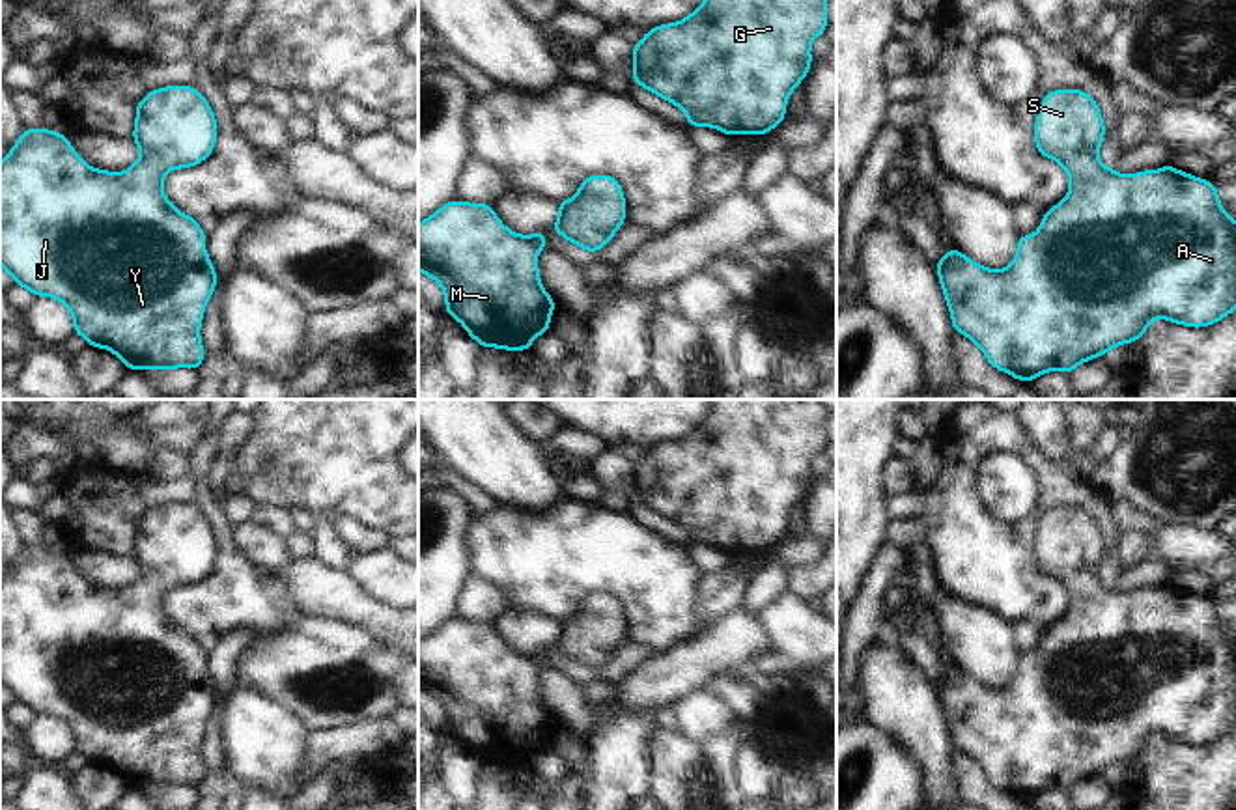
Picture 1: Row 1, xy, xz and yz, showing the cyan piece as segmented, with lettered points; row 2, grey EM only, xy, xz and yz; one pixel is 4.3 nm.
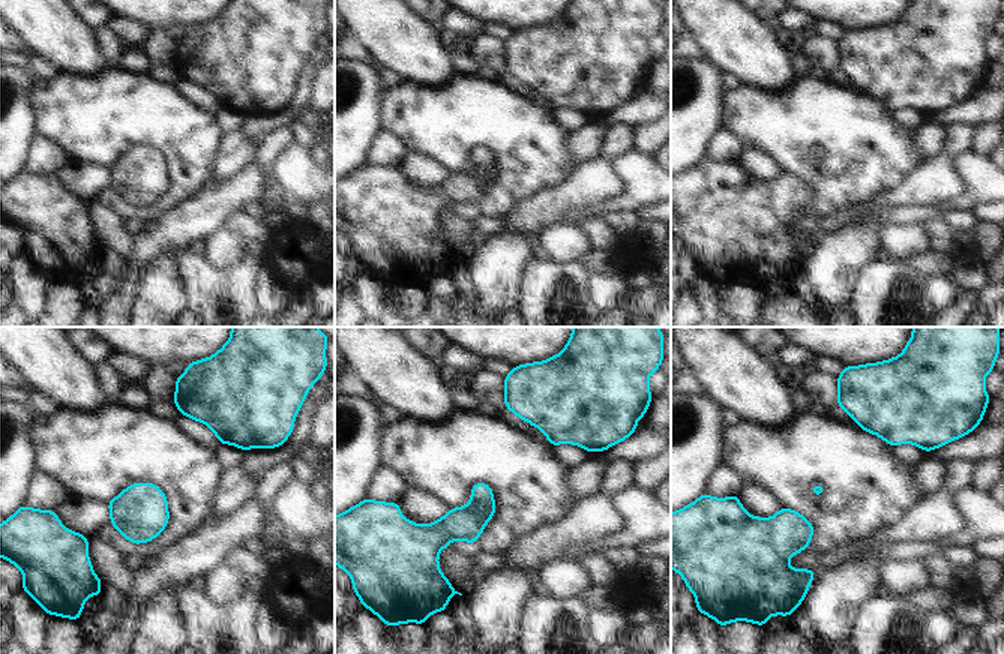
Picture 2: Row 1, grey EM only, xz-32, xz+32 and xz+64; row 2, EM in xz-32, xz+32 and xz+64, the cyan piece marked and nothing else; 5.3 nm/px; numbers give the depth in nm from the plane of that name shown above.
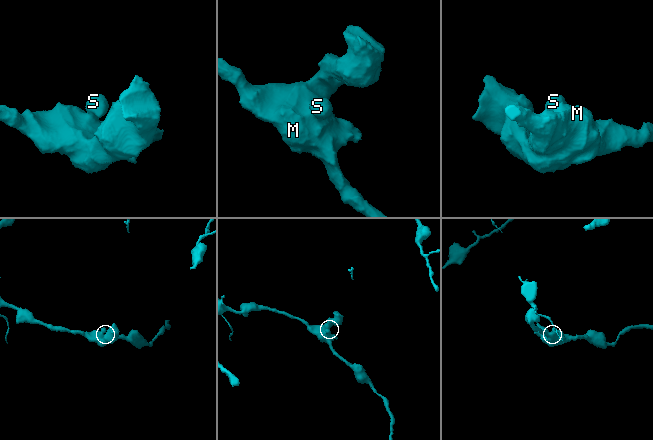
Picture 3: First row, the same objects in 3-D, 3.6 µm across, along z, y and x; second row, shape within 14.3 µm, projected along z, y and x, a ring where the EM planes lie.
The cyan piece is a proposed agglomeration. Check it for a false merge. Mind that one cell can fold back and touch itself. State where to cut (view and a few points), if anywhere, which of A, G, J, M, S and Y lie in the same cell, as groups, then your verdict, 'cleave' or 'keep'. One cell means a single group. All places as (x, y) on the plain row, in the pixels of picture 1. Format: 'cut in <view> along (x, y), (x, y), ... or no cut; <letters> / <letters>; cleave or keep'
no cut; A G J M S Y; keep

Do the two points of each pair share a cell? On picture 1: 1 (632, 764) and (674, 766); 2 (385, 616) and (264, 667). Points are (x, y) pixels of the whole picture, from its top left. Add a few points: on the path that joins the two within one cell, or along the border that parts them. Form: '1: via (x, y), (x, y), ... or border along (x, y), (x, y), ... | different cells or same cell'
1: border along (658, 726), (648, 738), (648, 790) | different cells
2: border along (318, 618), (342, 618), (363, 626), (398, 650) | different cells

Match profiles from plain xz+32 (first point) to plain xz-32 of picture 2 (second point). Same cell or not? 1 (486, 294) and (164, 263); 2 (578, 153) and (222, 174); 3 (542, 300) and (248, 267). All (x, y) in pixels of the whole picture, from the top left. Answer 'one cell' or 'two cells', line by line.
1: one cell
2: one cell
3: one cell

